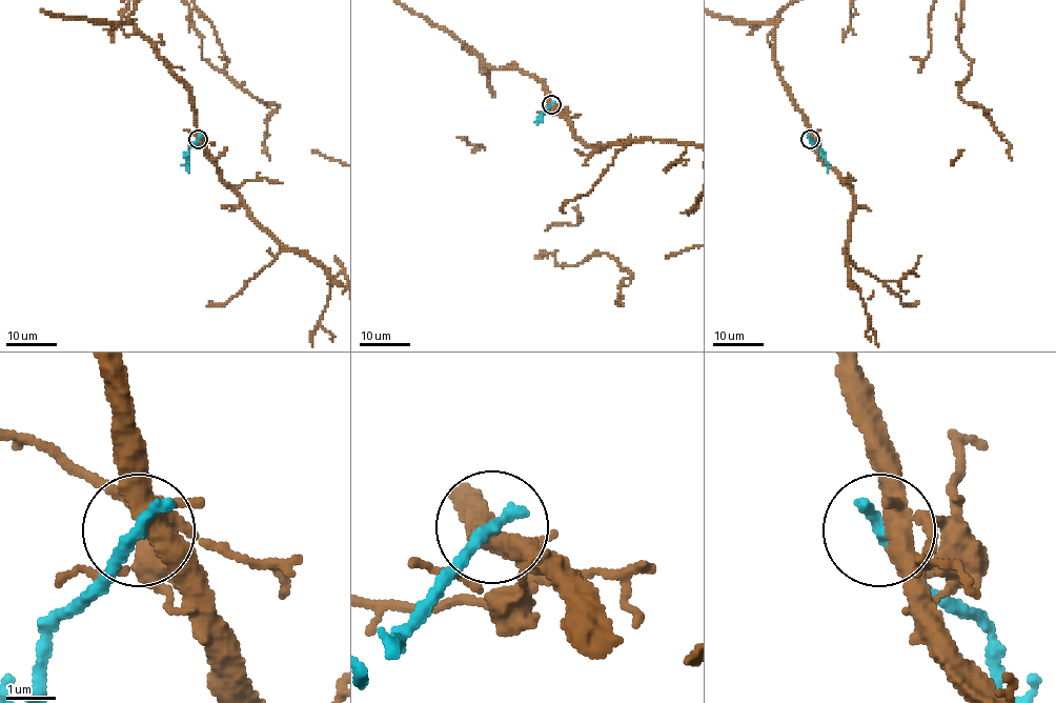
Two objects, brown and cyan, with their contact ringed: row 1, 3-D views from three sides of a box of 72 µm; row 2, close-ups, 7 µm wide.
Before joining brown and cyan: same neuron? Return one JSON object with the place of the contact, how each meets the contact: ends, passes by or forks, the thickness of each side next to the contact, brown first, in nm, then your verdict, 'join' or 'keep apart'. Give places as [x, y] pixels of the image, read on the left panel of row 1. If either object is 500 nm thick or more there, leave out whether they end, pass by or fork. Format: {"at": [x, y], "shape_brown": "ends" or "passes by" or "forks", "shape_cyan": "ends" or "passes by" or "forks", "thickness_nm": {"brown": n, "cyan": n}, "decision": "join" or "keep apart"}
{"at": [198, 139], "shape_brown": "forks", "shape_cyan": "ends", "thickness_nm": {"brown": 360, "cyan": 320}, "decision": "keep apart"}

